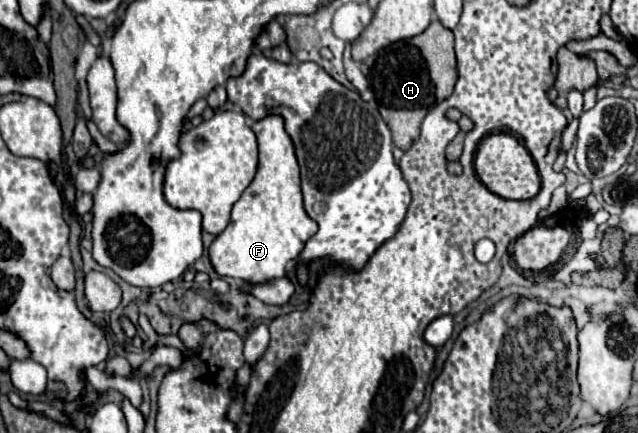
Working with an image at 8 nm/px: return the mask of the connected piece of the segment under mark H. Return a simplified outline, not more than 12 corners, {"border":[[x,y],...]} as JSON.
{"border":[[438,21],[376,55],[370,87],[396,147],[452,95],[454,35]]}

